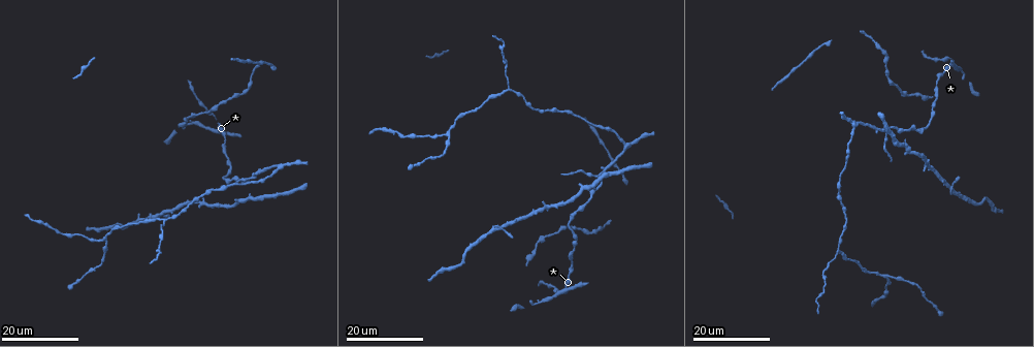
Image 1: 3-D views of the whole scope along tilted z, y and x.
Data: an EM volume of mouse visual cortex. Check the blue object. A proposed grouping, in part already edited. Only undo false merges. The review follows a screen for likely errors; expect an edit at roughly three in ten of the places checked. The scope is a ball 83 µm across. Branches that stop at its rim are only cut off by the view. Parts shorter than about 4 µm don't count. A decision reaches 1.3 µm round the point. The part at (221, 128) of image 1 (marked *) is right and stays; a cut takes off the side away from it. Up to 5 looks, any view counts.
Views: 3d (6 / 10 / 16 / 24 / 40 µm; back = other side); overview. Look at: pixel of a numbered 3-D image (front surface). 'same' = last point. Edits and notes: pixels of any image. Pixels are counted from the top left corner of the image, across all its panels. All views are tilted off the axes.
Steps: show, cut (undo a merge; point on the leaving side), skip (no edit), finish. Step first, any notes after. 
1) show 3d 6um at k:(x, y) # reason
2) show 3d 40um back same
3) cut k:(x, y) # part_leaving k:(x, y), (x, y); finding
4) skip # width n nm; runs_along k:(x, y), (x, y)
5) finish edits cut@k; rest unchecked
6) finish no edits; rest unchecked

show 3d 24um at 1:(558, 231) # calibre changes

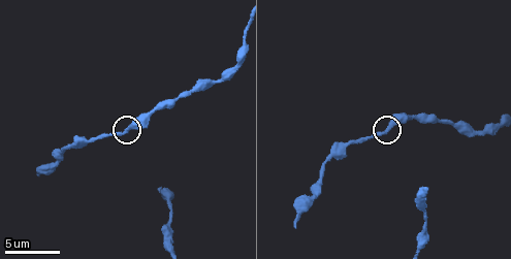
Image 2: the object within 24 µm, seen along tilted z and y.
show 3d 10um at 2:(387, 127)

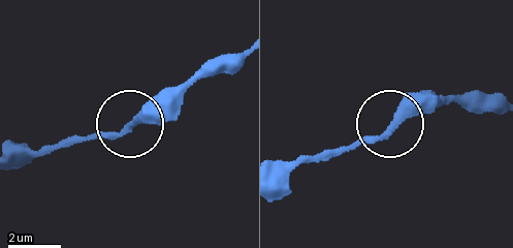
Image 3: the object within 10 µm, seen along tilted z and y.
skip # all the same neuron

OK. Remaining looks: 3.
show 3d 16um at 1:(254, 177) # four or more arms meet

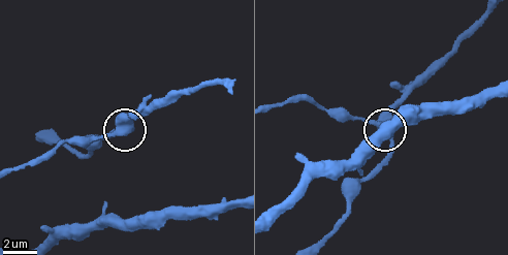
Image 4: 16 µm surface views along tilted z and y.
show 3d 6um at 4:(378, 123)

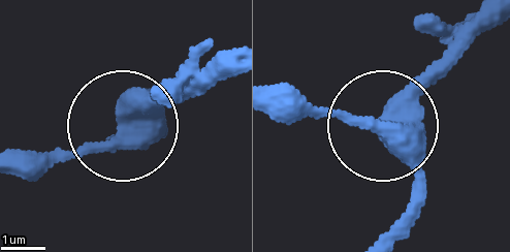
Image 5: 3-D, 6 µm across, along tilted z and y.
skip # arms 4; runs_along 5:(394, 229), (415, 179), (392, 139), (370, 121), (293, 97); one neuron here

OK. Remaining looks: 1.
finish no edits; rest unchecked

